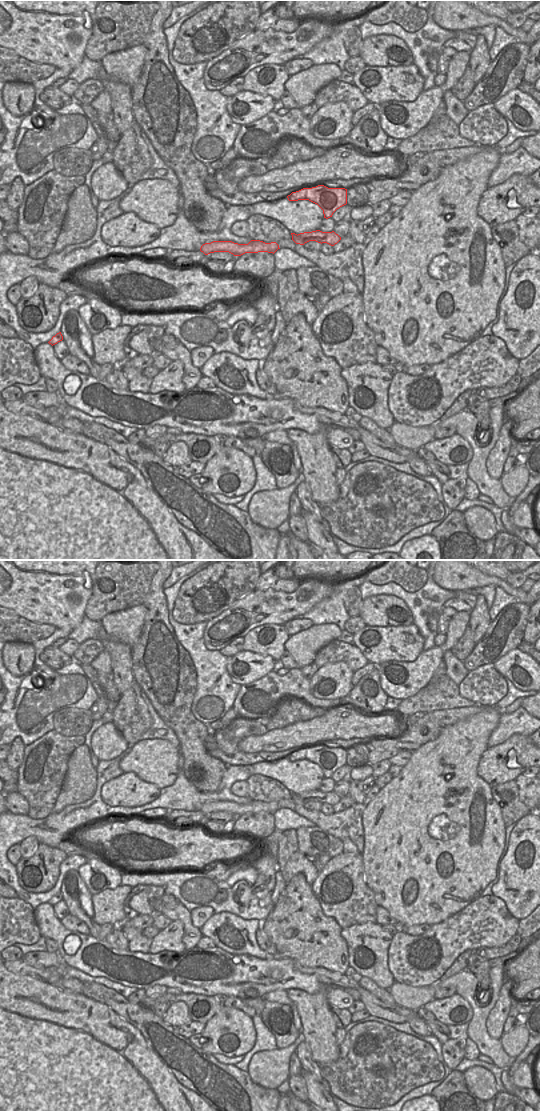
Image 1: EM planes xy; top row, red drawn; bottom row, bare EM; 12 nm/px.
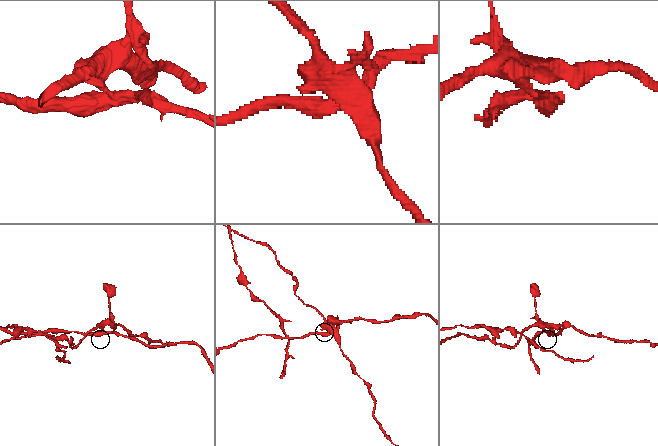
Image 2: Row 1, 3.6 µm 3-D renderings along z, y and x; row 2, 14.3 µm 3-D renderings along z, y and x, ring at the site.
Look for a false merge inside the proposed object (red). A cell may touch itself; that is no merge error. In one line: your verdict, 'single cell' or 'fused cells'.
fused cells

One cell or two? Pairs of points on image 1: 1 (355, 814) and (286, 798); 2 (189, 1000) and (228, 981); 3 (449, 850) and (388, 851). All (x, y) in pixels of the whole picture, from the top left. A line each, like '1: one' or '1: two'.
1: one
2: two
3: one

